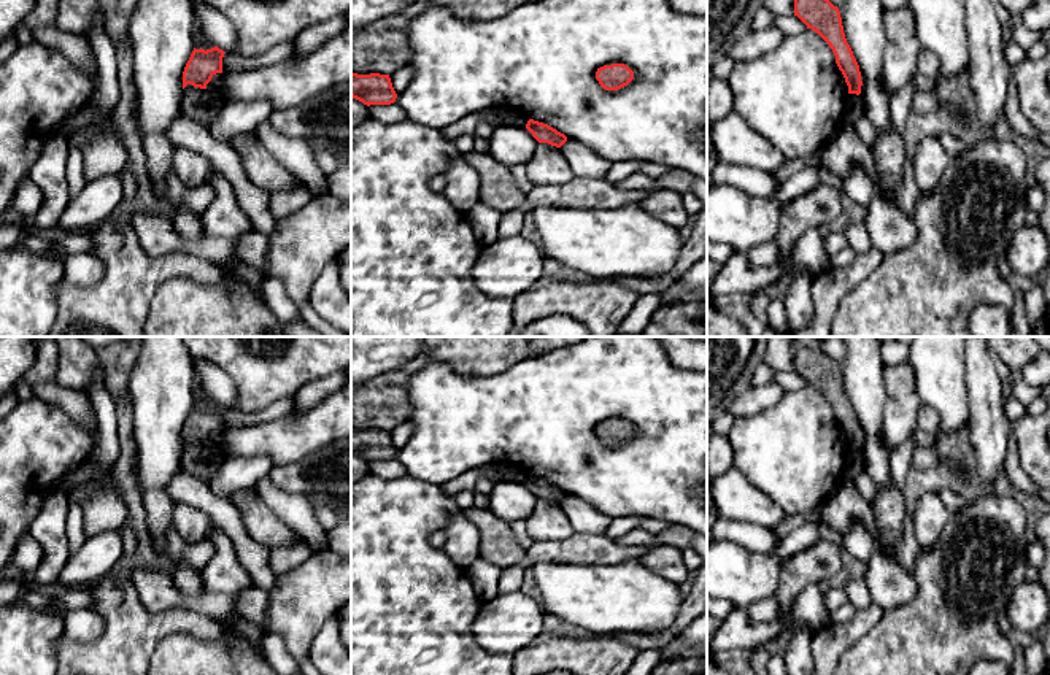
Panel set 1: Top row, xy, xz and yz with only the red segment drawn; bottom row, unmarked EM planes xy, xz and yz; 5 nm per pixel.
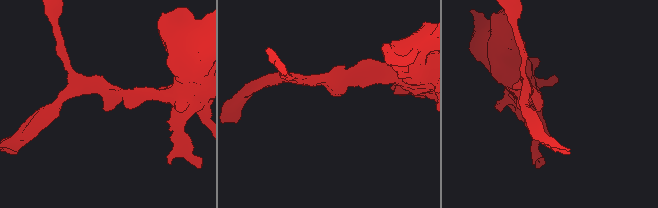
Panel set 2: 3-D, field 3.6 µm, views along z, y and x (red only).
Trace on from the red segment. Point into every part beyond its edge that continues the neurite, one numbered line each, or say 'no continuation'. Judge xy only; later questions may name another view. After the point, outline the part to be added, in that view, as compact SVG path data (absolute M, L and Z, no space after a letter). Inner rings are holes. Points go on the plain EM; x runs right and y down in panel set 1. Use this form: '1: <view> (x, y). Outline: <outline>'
no continuation

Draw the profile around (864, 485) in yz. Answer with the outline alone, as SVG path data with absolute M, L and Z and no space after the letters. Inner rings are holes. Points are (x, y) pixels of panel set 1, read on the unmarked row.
M863 470L858 476L853 478L853 483L858 489L858 492L867 500L872 502L872 499L875 497L875 484L872 481L872 478L869 476L869 473L866 470Z

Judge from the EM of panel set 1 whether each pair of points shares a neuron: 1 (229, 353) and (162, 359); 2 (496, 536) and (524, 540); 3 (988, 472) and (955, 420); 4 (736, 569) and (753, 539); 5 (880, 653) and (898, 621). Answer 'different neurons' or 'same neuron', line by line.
1: different neurons
2: different neurons
3: different neurons
4: different neurons
5: same neuron

